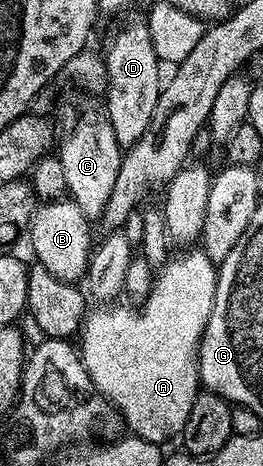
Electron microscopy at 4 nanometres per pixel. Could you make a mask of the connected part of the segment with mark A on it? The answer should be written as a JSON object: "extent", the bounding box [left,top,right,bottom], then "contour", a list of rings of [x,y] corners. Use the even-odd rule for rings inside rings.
{"extent":[81,250,217,445],"contour":[[[183,250],[180,256],[171,256],[167,264],[164,265],[162,271],[154,277],[151,292],[147,295],[147,299],[142,301],[138,306],[132,306],[130,303],[120,302],[112,303],[110,306],[99,306],[96,310],[88,311],[81,329],[81,337],[83,336],[83,344],[81,343],[81,355],[83,357],[83,365],[89,374],[89,378],[93,382],[93,386],[102,396],[104,396],[113,407],[118,408],[120,414],[123,415],[123,423],[134,435],[139,436],[142,440],[148,440],[154,444],[162,445],[163,440],[171,440],[180,435],[185,426],[185,422],[189,418],[189,410],[193,410],[193,402],[195,395],[201,390],[201,381],[199,378],[199,343],[203,337],[205,326],[211,317],[211,311],[215,305],[215,282],[217,279],[217,266],[210,260],[207,253],[202,250]],[[123,364],[147,364],[140,372],[135,372],[132,376],[127,376],[123,380]]]}

